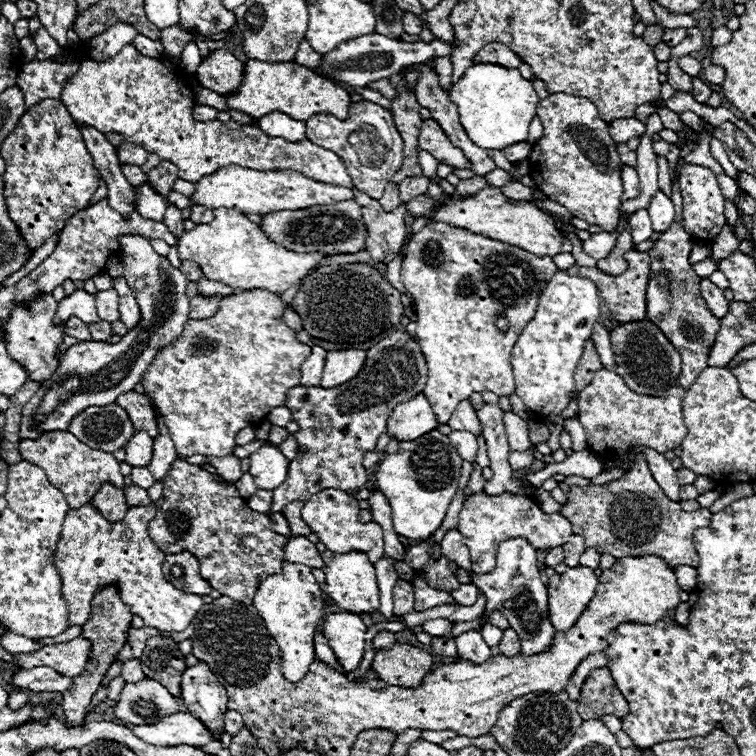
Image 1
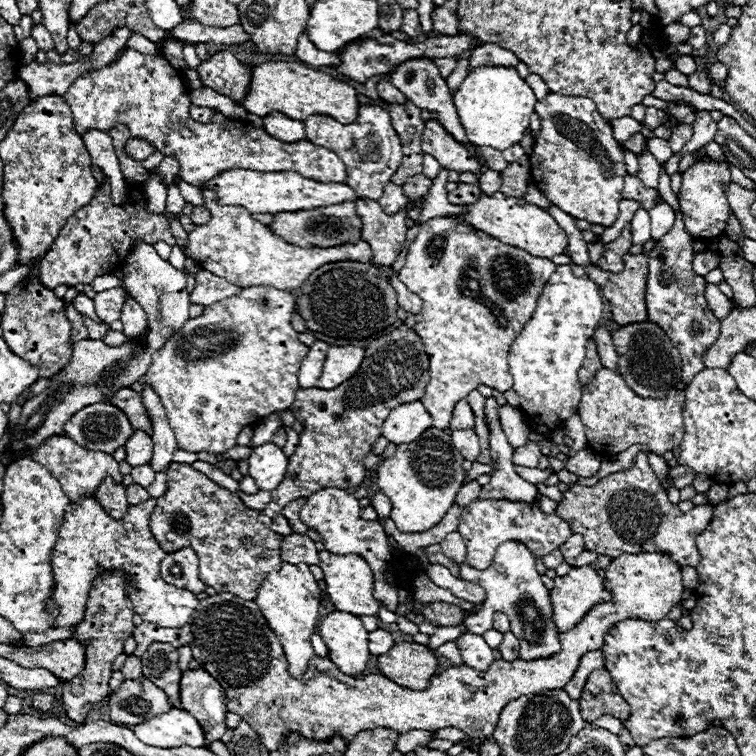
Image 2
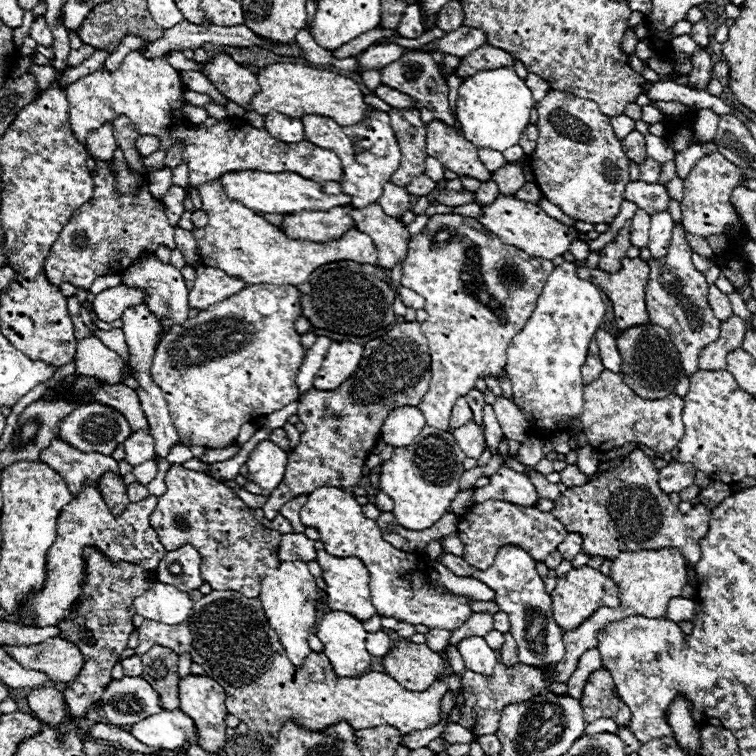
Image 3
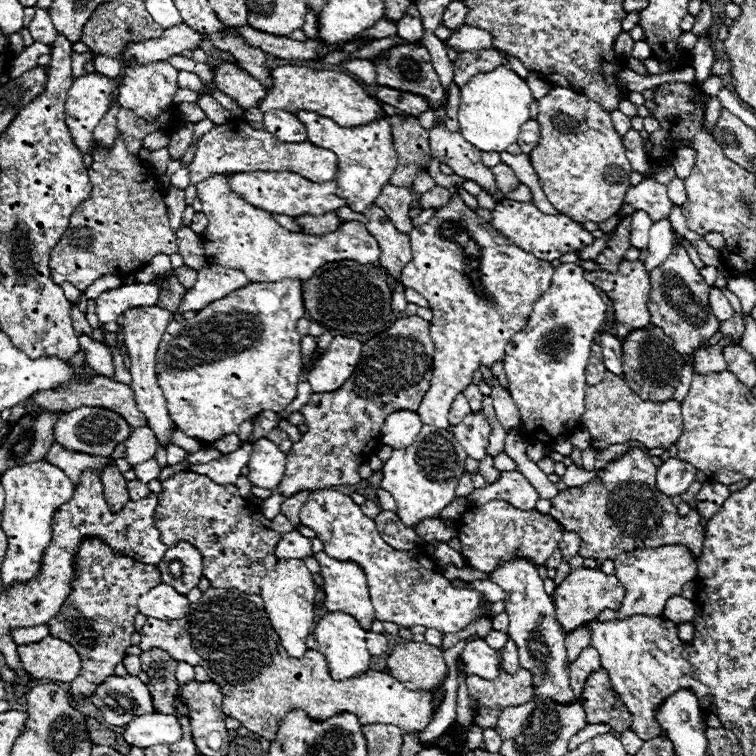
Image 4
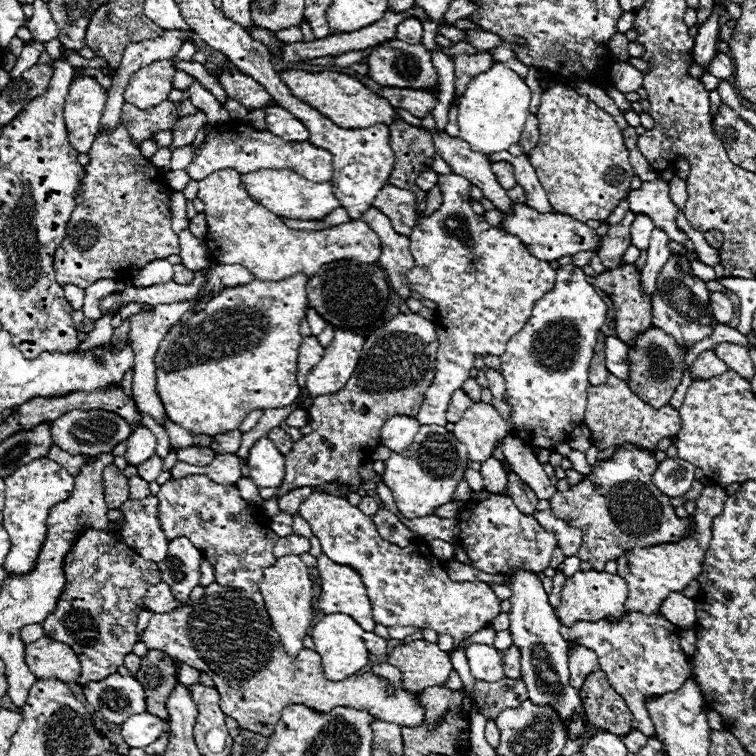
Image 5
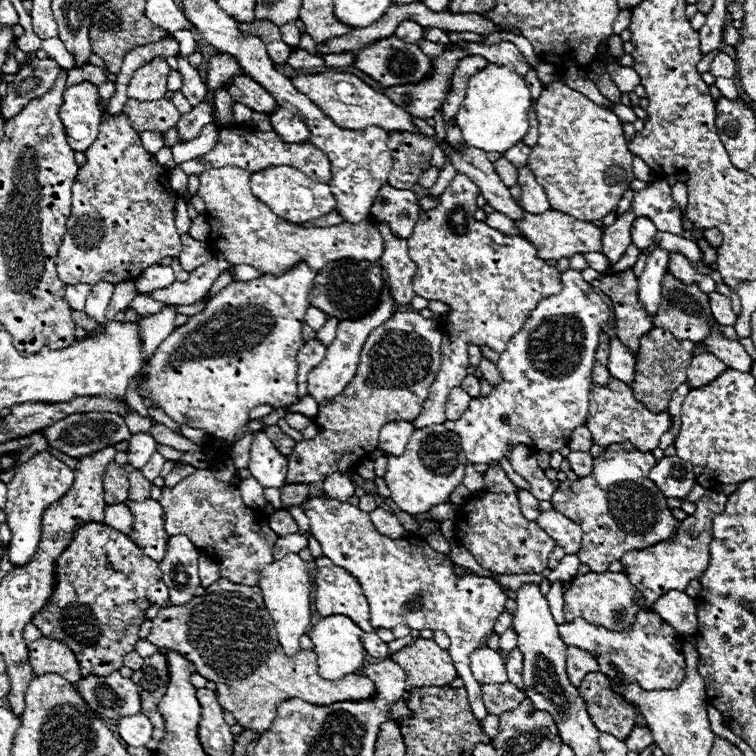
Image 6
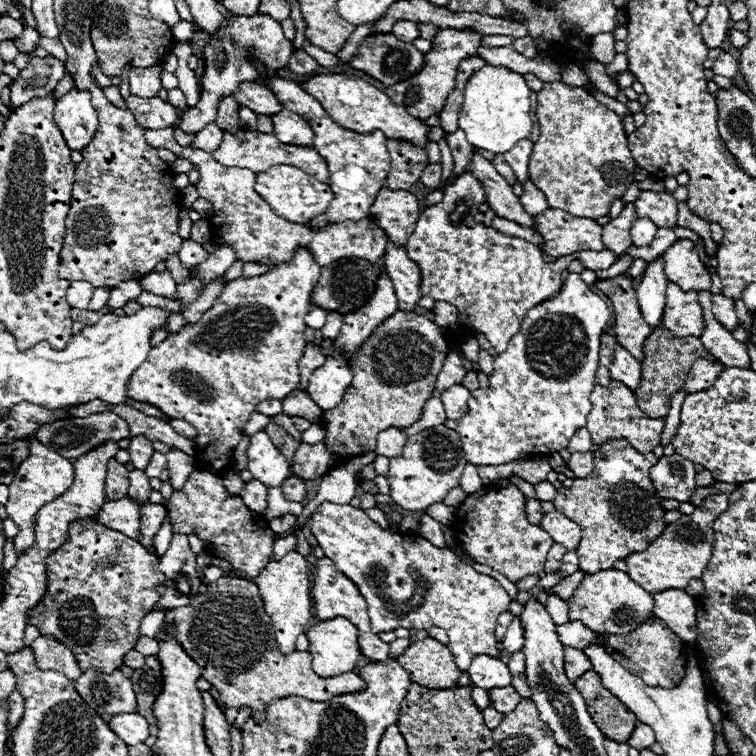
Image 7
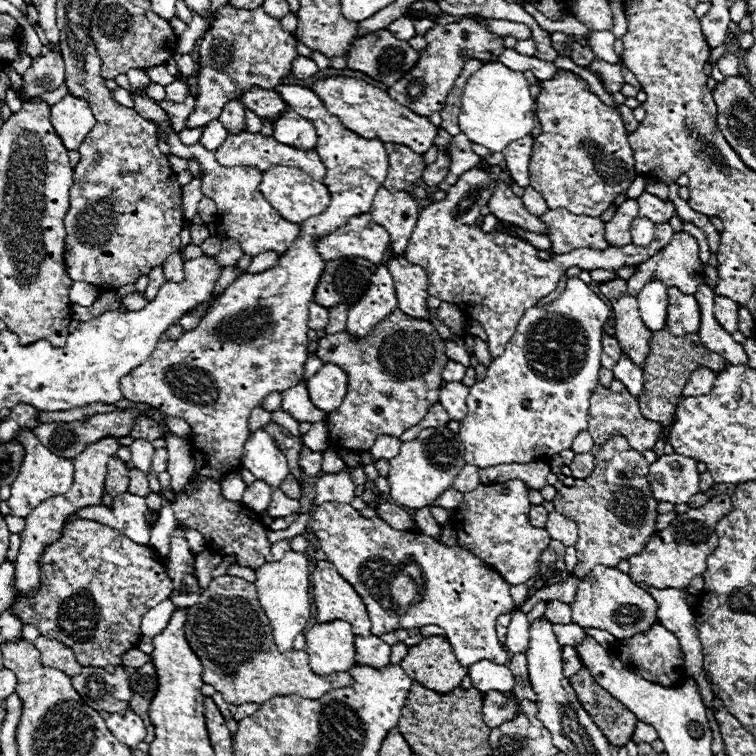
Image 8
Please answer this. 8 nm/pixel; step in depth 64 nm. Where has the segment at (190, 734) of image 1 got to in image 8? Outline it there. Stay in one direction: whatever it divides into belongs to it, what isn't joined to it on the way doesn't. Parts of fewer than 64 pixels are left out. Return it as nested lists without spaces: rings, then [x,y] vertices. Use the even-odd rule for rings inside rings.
[[[132,710],[110,714],[110,718],[106,718],[106,726],[112,734],[116,734],[116,738],[120,738],[120,742],[128,744],[130,748],[134,748],[138,742],[146,738],[144,720]]]

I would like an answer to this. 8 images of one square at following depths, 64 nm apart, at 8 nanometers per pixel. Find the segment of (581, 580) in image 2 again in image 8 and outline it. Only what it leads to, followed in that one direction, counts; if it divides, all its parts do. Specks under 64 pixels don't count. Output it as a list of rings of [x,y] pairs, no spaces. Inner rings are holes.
[[[596,566],[588,576],[582,578],[576,598],[570,604],[572,622],[580,622],[584,628],[606,630],[616,638],[630,638],[656,624],[656,606],[656,600],[644,588],[636,586],[628,574],[606,566]]]

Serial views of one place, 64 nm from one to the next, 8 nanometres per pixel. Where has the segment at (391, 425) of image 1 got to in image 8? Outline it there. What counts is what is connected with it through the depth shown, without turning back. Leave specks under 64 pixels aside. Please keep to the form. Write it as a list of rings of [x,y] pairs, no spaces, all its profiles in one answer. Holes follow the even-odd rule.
[[[382,434],[380,438],[376,438],[376,444],[372,446],[370,454],[374,456],[374,460],[378,458],[396,458],[396,454],[400,452],[400,446],[402,446],[402,440],[396,438],[396,436],[388,436],[388,434]]]

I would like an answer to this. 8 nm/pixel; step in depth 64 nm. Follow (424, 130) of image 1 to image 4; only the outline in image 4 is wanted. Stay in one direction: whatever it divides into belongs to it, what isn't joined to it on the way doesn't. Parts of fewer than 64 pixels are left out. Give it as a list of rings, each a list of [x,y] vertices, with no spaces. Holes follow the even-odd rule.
[[[436,122],[434,128],[430,130],[430,150],[432,150],[432,156],[438,162],[450,166],[456,176],[474,180],[482,188],[486,188],[496,202],[506,198],[496,188],[494,174],[482,164],[480,150],[476,150],[470,142],[466,142],[460,132],[450,132],[444,124]]]

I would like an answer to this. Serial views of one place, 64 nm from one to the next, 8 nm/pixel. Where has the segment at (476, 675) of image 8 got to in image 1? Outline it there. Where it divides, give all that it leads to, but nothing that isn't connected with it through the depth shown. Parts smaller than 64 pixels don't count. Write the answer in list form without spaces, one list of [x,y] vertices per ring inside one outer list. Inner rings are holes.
[[[476,630],[462,632],[460,636],[454,638],[454,642],[456,642],[456,648],[458,648],[458,656],[464,658],[464,660],[472,660],[476,664],[482,664],[492,656],[490,646],[482,640],[480,632],[476,632]]]

